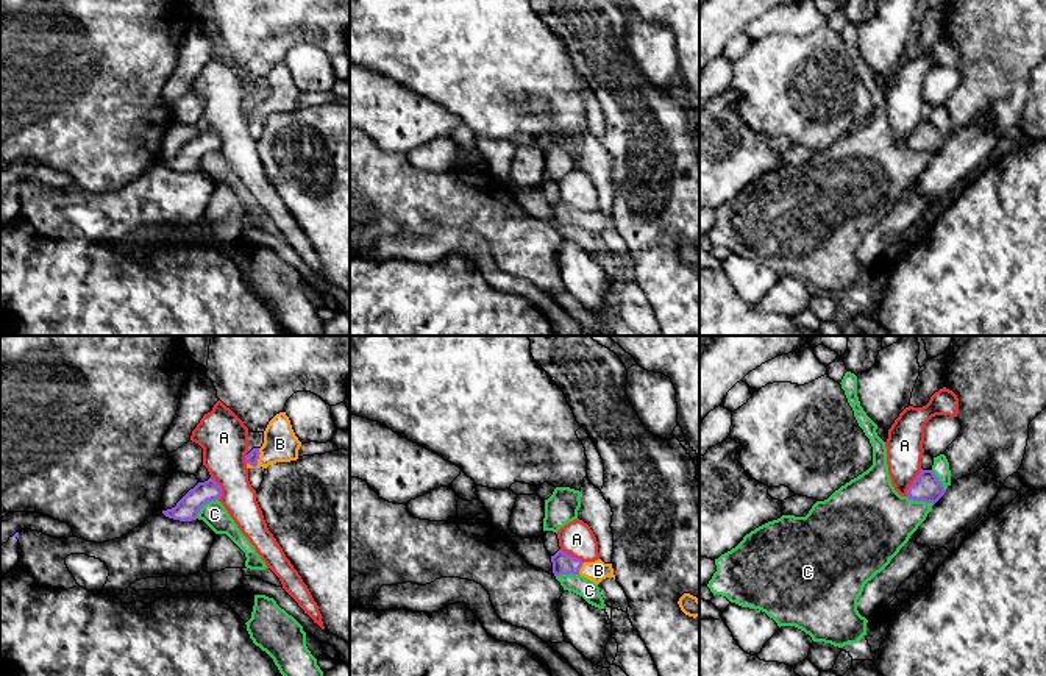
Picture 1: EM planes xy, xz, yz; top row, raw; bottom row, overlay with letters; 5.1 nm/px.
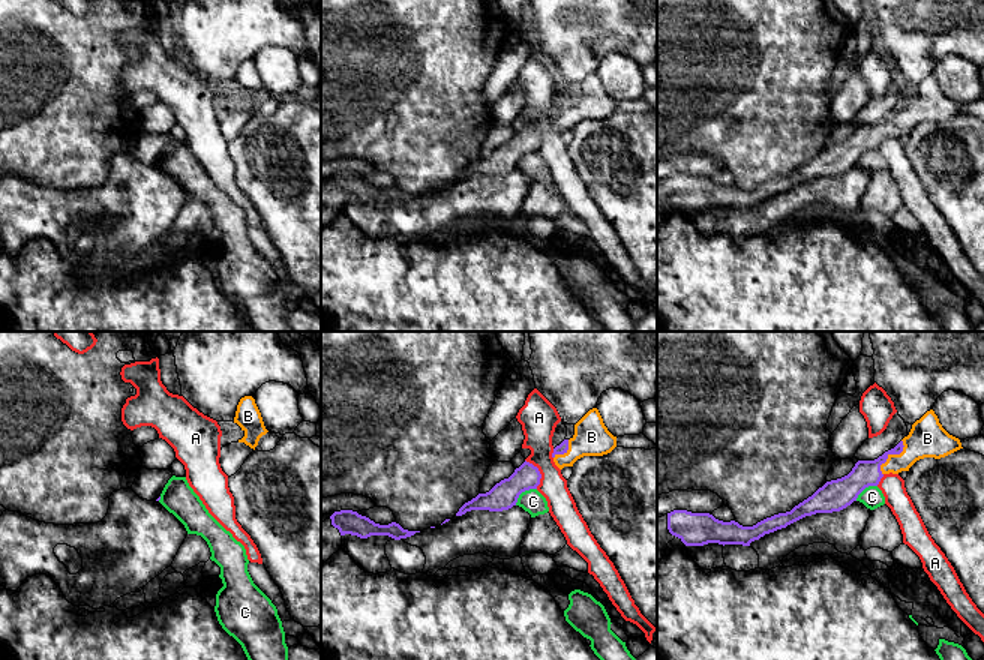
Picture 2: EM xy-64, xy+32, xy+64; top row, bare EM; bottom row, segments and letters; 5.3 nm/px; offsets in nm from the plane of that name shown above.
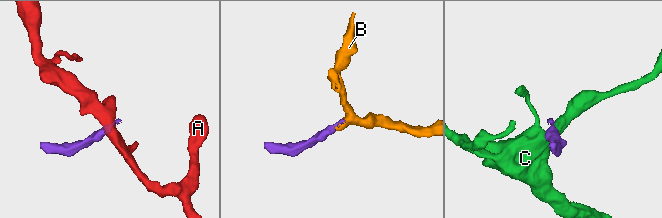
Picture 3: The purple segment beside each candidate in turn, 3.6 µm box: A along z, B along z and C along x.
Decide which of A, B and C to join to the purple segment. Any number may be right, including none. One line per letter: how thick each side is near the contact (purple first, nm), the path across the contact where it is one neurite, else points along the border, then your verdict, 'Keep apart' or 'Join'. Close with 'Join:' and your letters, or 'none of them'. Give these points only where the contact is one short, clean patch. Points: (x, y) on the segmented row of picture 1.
A: Thickness 140 nm (purple) against 190 nm. Boundary: yz (921, 469), (906, 495). Keep apart
B: Thickness 70 nm (purple) against 180 nm. Path across: xy (252, 458), (256, 461), (280, 444). Join
C: Thickness 120 nm (purple) against 130 nm. Boundary: xy (217, 498), (206, 503), (195, 517). Keep apart
Join: B

